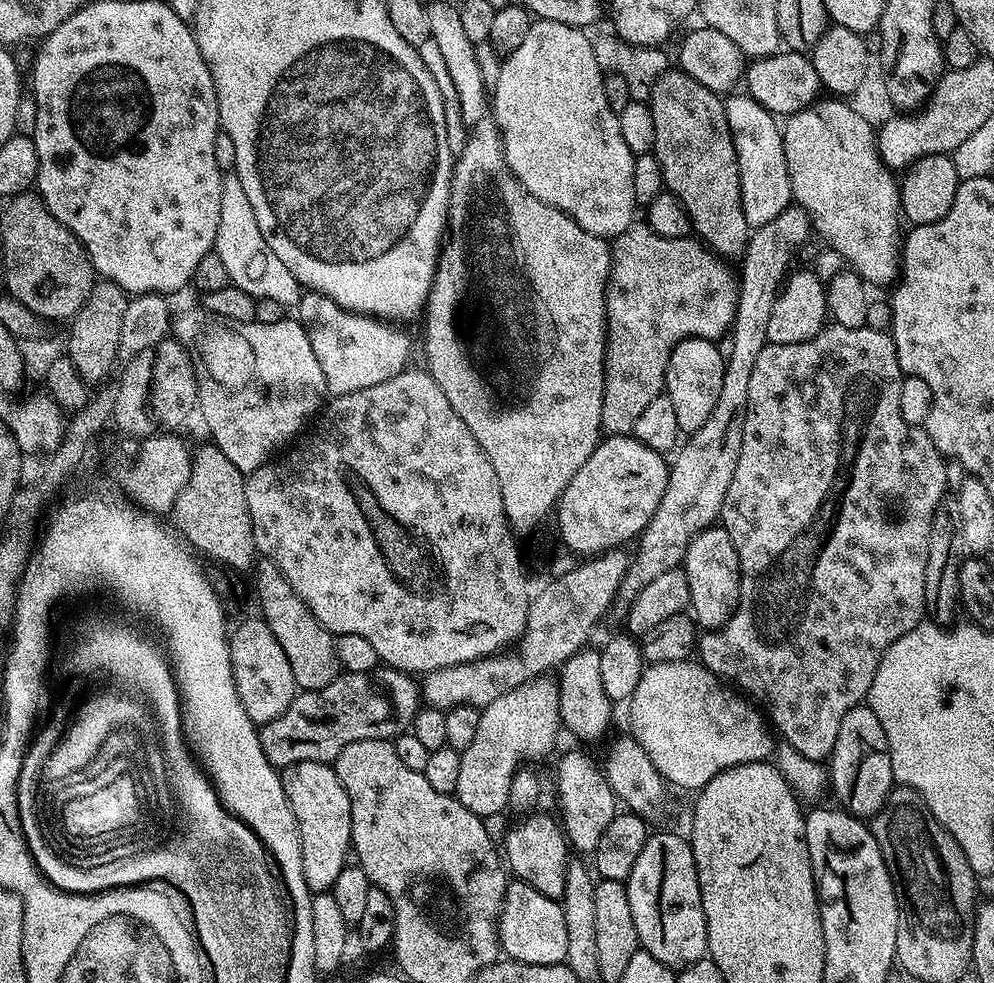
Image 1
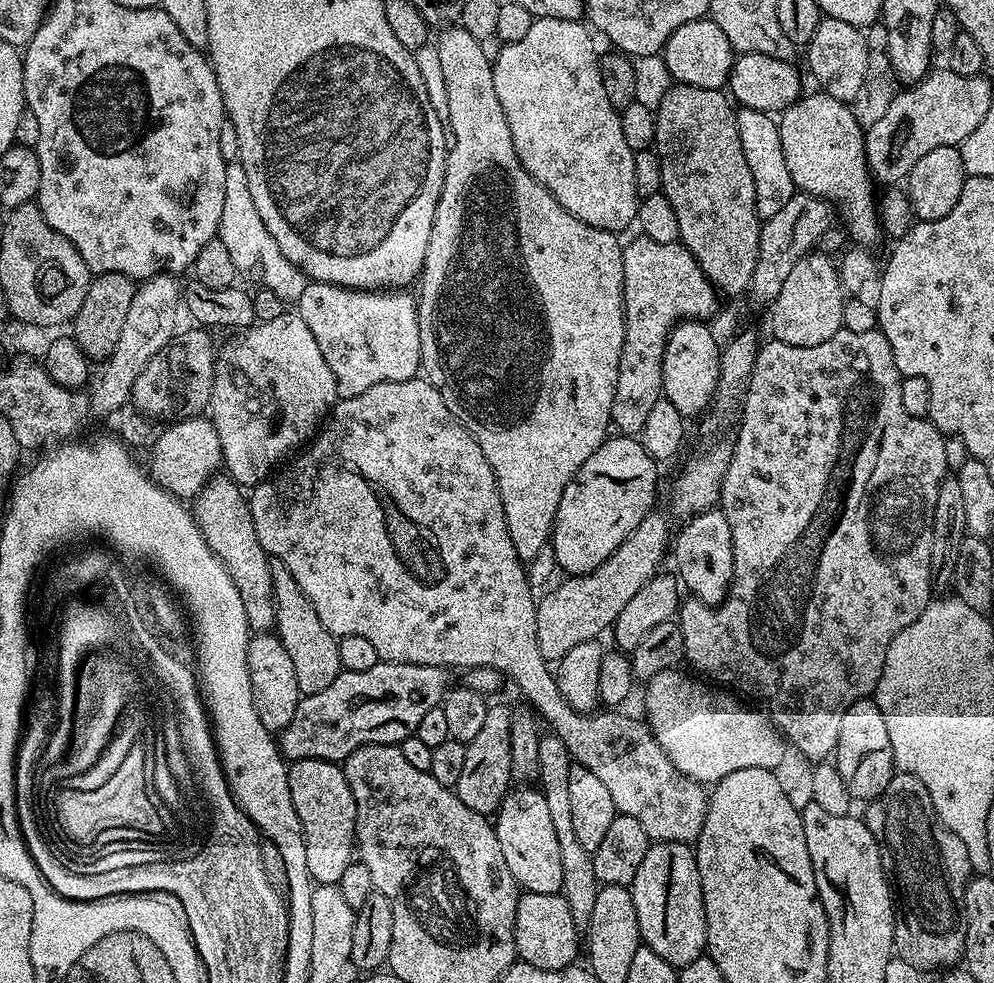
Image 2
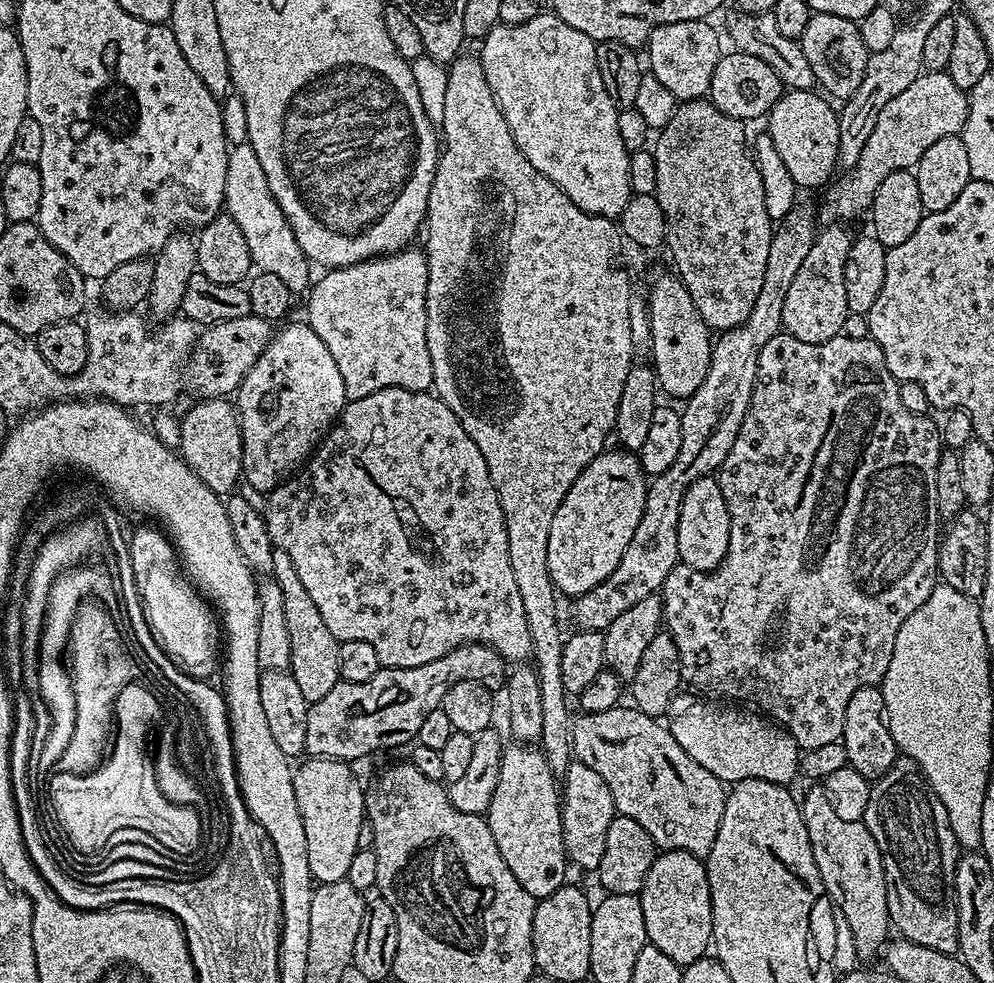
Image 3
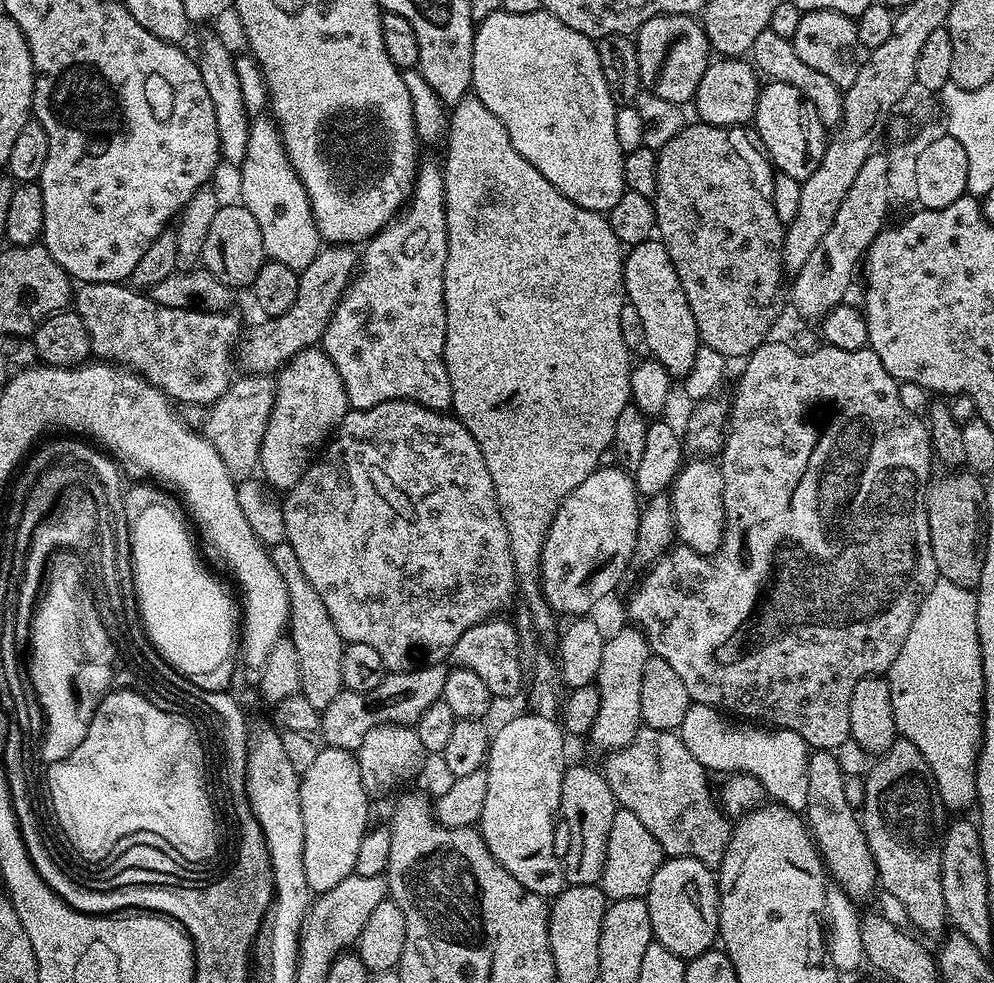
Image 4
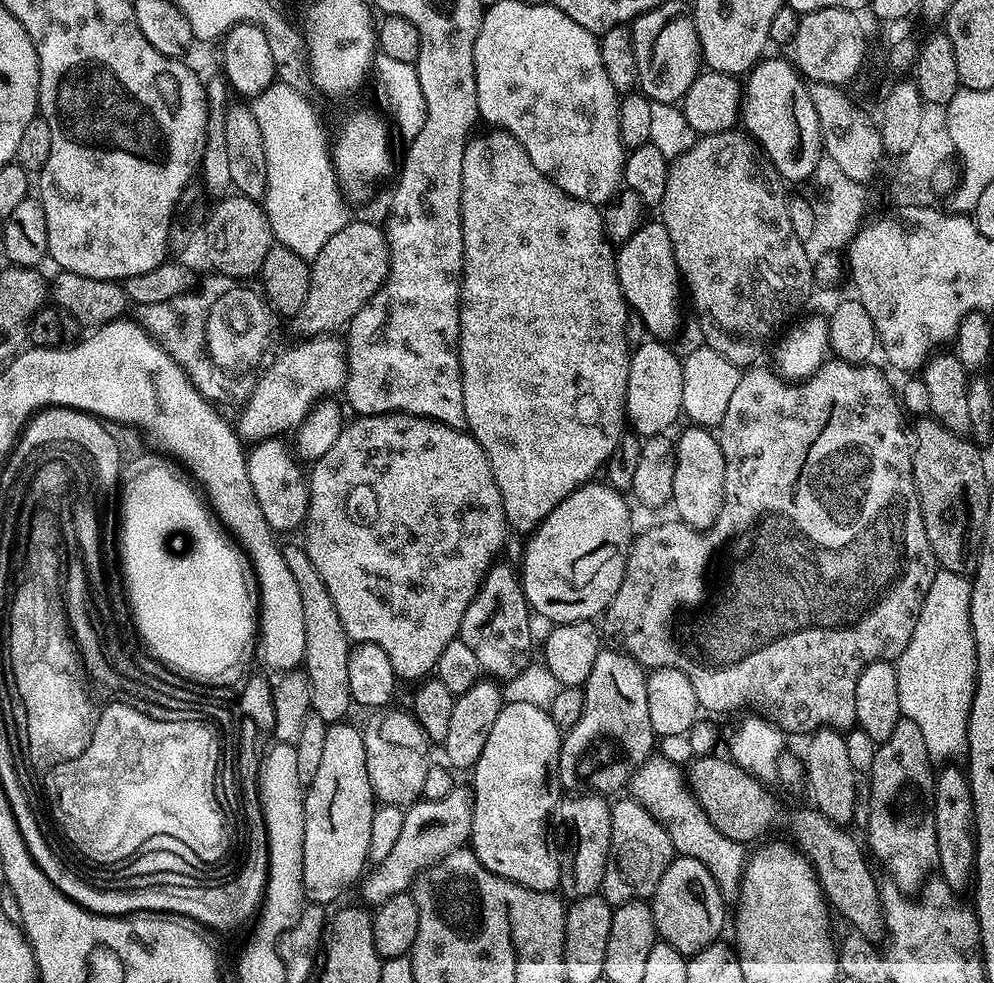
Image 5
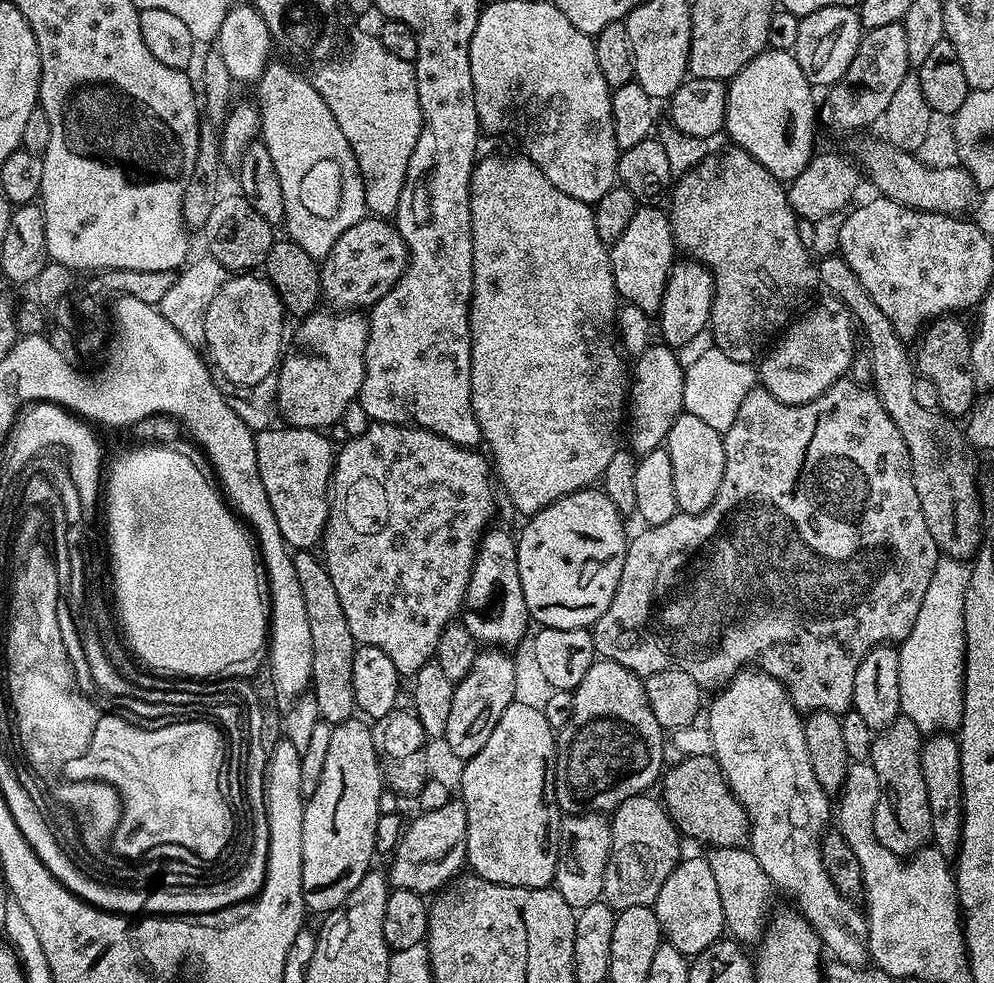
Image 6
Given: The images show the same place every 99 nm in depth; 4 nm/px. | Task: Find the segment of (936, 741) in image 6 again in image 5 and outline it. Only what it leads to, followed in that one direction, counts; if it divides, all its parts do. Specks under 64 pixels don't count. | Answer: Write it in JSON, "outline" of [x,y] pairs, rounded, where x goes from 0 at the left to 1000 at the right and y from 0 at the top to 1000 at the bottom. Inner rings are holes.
{"outline":[[[950,779],[941,786],[942,811],[940,812],[940,840],[942,841],[942,856],[944,857],[944,887],[959,907],[969,908],[970,902],[977,900],[982,886],[982,825],[978,815],[978,802],[974,799],[973,788],[966,785],[962,779]]]}

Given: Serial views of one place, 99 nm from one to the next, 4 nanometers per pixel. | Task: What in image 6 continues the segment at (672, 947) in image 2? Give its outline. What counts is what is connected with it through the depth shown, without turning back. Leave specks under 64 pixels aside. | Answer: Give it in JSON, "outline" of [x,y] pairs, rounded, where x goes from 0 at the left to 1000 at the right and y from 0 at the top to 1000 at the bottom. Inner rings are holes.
{"outline":[[[707,870],[685,874],[680,884],[666,897],[659,918],[660,933],[664,939],[667,955],[678,961],[690,974],[701,973],[710,962],[729,951],[726,914],[722,914],[722,900]]]}

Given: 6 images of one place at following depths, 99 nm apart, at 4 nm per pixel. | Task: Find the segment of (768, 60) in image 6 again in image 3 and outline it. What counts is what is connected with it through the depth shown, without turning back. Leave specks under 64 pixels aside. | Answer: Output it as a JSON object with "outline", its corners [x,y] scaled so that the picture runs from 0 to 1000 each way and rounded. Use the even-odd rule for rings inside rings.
{"outline":[[[817,92],[790,93],[771,119],[771,134],[778,141],[779,152],[783,153],[791,173],[805,193],[821,191],[829,186],[832,188],[837,174],[843,171],[845,119],[842,111],[837,111],[828,97],[820,98],[819,95]]]}

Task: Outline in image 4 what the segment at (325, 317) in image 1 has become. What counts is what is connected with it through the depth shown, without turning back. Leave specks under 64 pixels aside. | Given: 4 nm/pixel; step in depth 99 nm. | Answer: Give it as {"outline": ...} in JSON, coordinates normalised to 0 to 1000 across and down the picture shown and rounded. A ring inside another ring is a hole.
{"outline":[[[424,166],[419,172],[419,186],[410,207],[394,227],[365,249],[360,276],[328,332],[324,356],[336,368],[355,416],[380,413],[393,407],[416,407],[439,419],[454,416],[455,398],[447,367],[447,276],[451,253],[447,210],[446,170],[442,166]]]}

